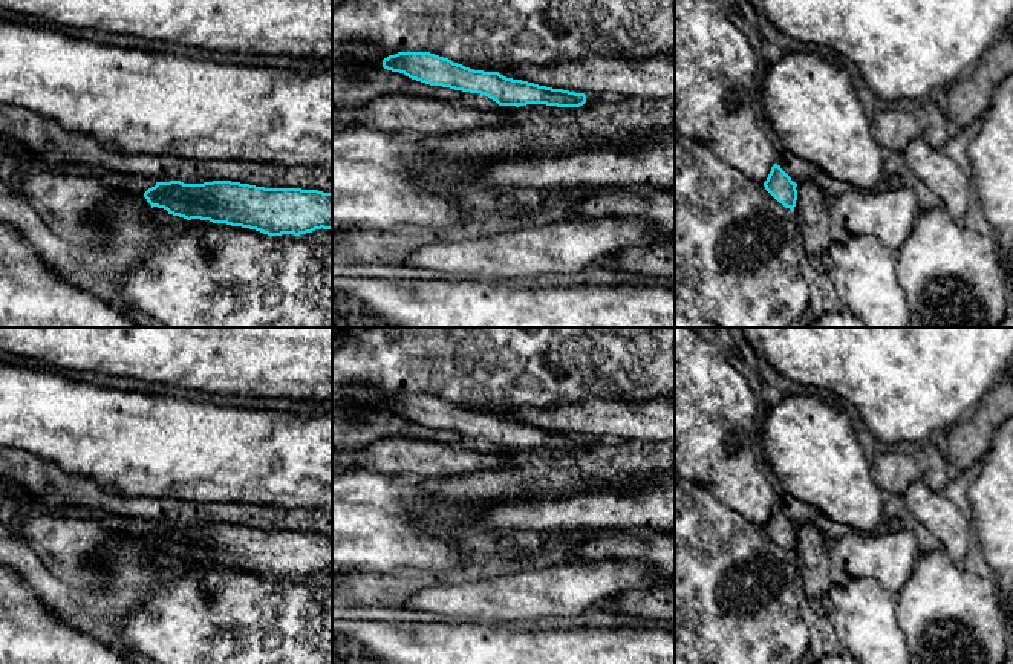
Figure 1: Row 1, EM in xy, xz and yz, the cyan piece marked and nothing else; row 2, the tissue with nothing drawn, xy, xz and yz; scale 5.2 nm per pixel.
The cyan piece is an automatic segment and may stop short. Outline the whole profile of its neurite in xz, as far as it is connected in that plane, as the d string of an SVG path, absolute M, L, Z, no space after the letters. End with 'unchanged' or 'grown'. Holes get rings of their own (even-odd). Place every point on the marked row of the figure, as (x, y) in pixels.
M398 52L384 58L383 67L430 86L480 93L499 106L580 107L586 103L585 93L513 80L499 72L474 70L430 52Z; unchanged

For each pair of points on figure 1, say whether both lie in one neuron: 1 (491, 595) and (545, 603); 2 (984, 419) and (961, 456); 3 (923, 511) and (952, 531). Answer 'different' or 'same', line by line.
1: same
2: same
3: same

